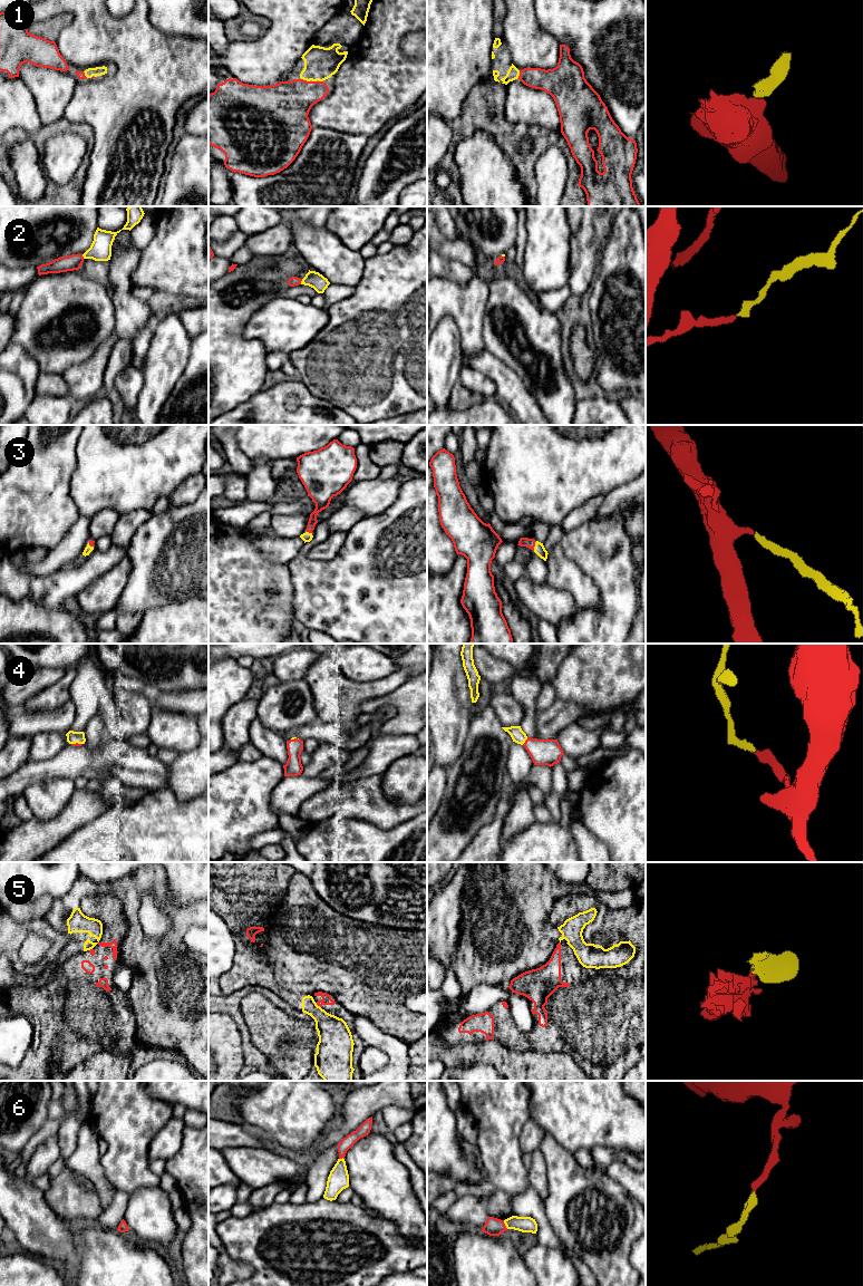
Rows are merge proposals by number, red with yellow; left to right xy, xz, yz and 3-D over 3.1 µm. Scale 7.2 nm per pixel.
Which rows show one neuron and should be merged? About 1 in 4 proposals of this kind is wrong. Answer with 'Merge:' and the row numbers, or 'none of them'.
Merge: 1, 2, 3, 4, 6

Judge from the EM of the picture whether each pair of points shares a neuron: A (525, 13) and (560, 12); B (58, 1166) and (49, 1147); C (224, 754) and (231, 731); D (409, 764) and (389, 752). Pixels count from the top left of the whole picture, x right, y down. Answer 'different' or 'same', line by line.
A: different
B: different
C: different
D: different

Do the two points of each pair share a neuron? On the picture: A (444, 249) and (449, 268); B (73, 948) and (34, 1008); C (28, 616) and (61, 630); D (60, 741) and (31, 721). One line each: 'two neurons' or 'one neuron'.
A: two neurons
B: two neurons
C: one neuron
D: two neurons

